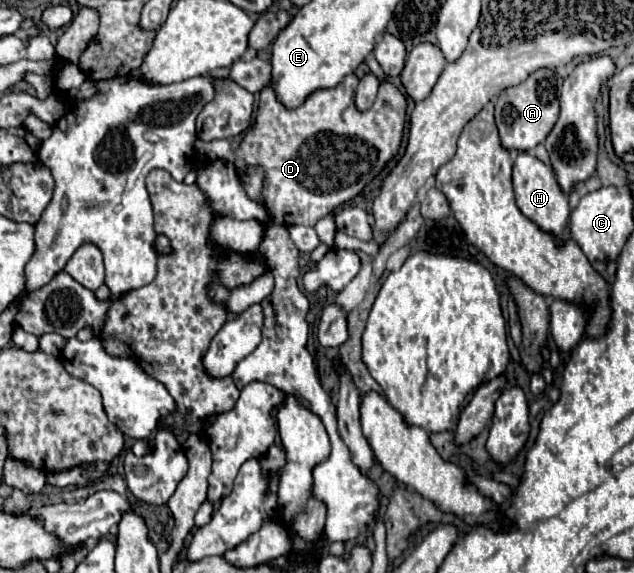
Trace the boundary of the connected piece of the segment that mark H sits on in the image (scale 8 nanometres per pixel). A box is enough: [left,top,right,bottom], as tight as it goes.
[514,153,572,241]

